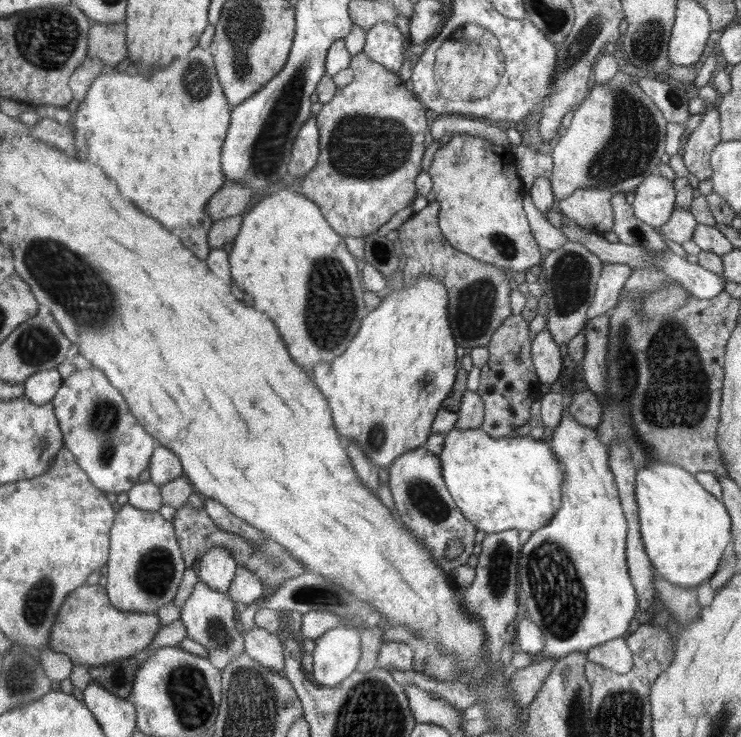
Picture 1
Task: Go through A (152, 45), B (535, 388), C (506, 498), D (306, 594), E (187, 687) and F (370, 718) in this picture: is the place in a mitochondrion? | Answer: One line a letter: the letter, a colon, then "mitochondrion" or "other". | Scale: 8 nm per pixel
A: other
B: other
C: other
D: mitochondrion
E: mitochondrion
F: mitochondrion

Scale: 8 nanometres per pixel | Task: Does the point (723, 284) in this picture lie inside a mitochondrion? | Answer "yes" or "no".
no

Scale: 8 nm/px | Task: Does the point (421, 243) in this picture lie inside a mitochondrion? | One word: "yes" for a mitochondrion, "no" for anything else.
no

